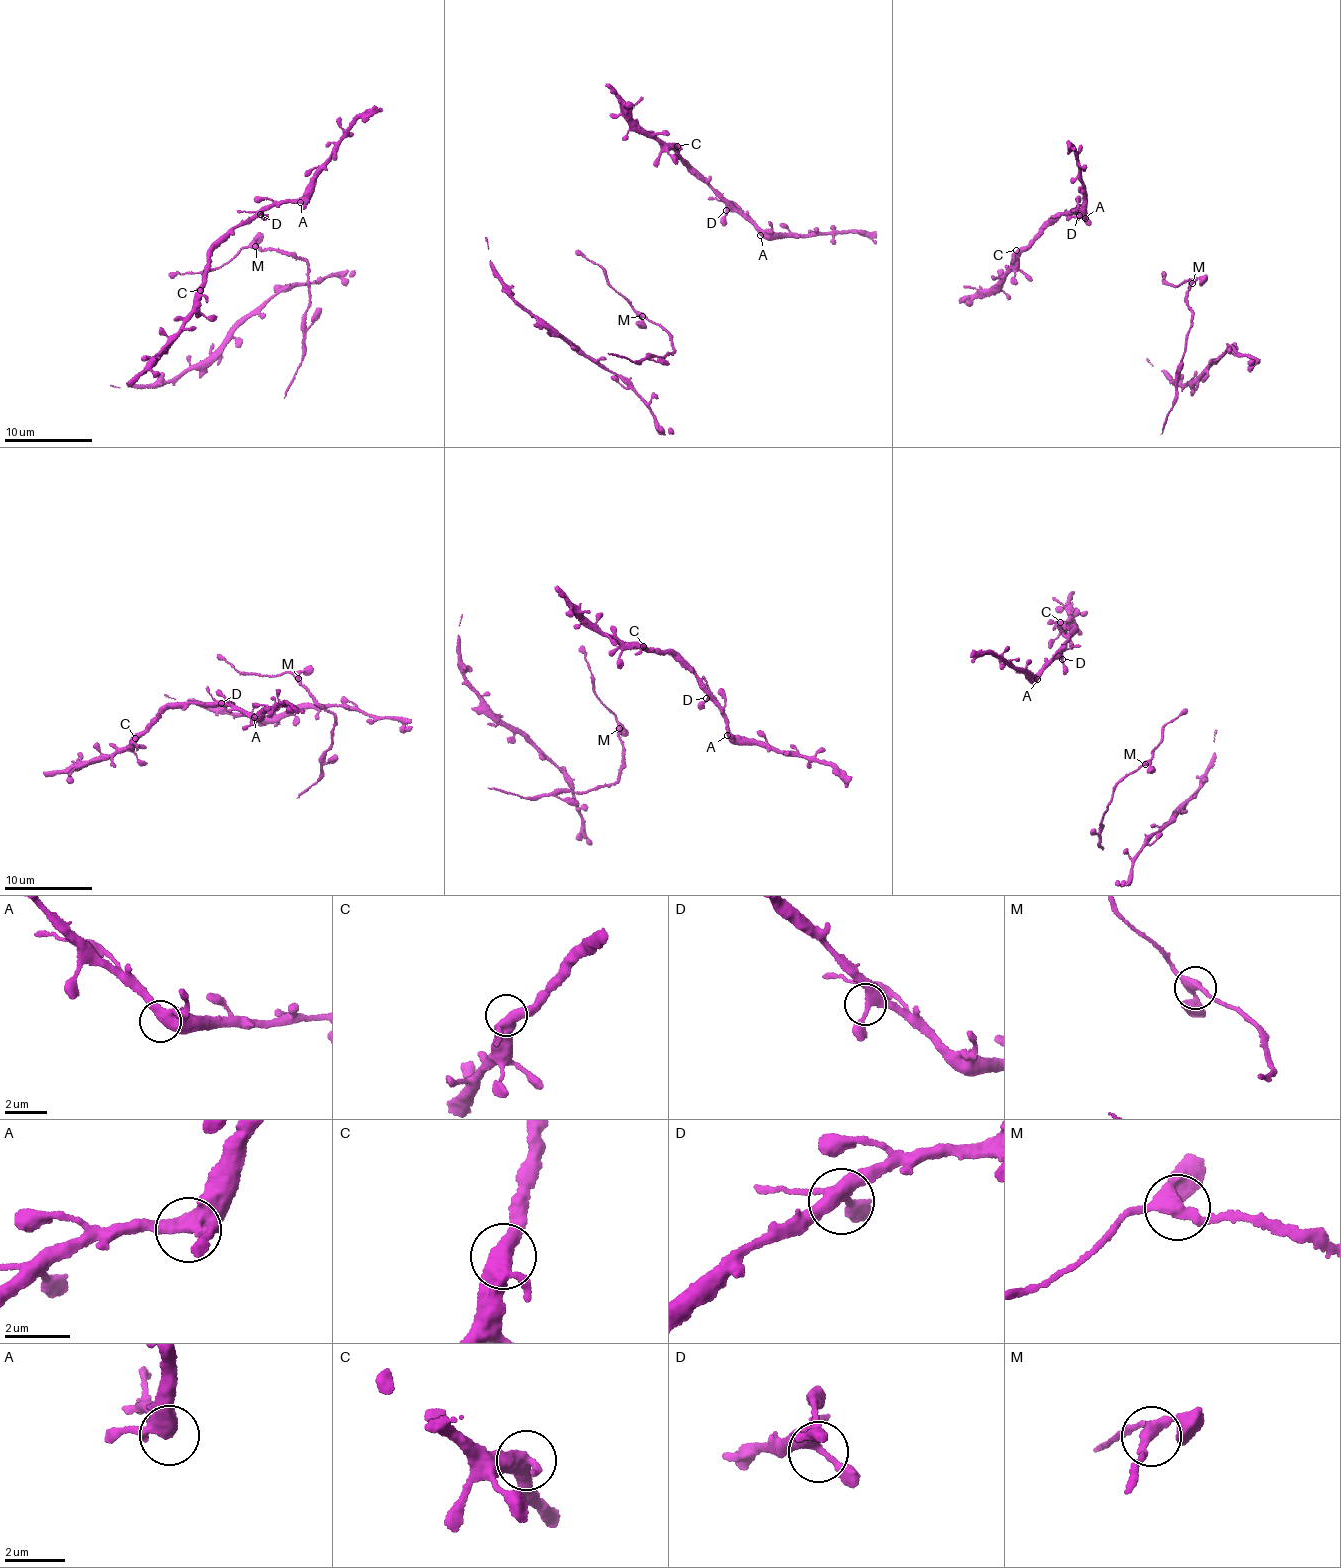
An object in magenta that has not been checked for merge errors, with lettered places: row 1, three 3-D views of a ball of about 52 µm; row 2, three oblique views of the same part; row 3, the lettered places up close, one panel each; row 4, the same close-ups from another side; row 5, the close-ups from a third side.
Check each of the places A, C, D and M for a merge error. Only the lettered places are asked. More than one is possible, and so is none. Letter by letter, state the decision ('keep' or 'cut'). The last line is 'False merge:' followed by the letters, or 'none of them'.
A: keep
C: keep
D: keep
M: keep
False merge: none of them

